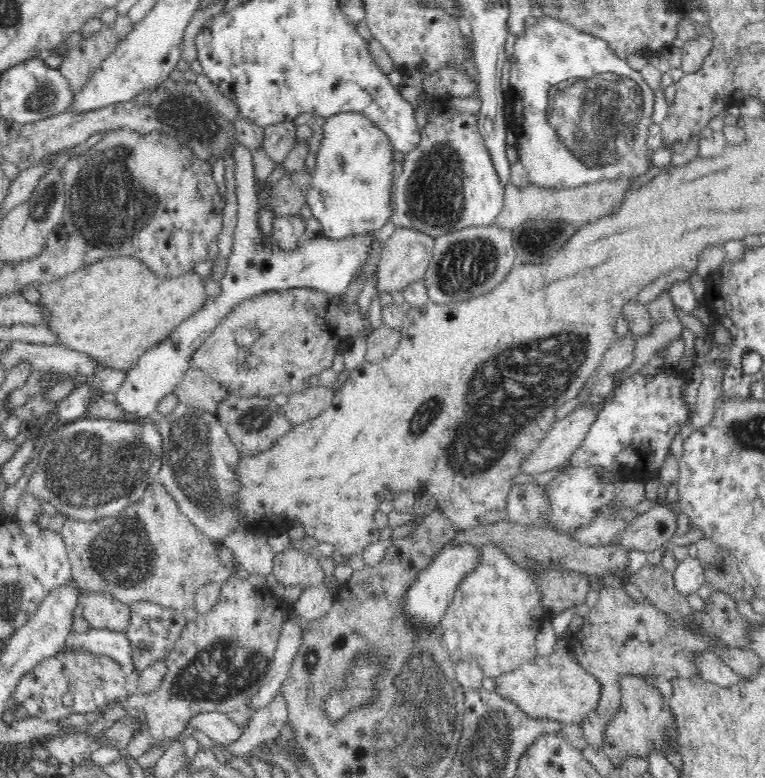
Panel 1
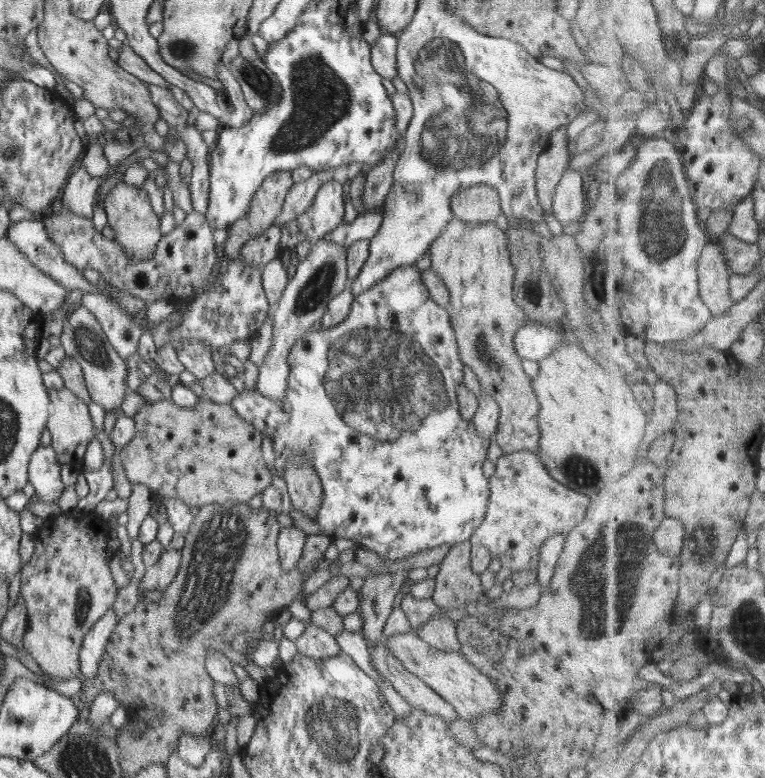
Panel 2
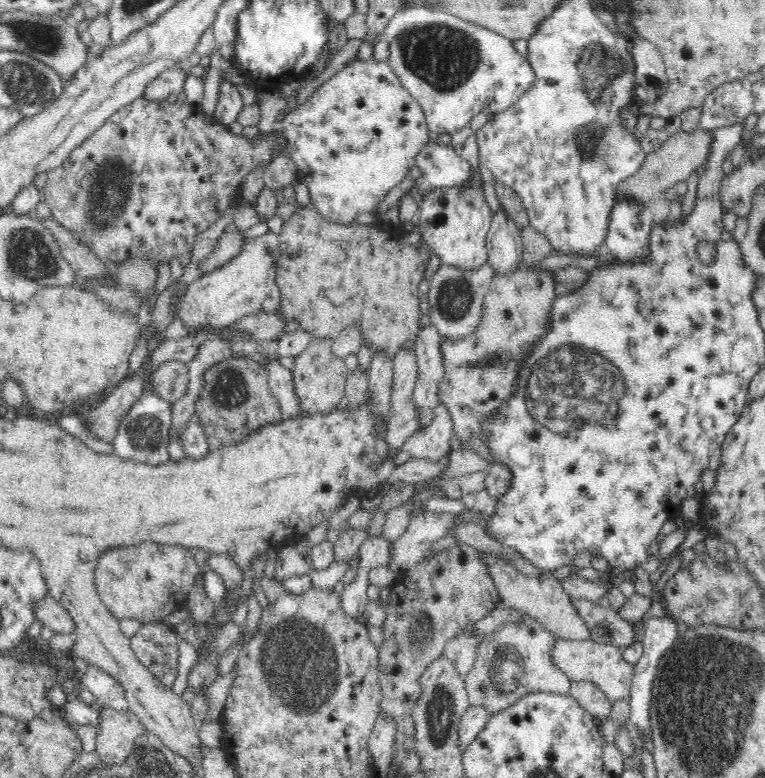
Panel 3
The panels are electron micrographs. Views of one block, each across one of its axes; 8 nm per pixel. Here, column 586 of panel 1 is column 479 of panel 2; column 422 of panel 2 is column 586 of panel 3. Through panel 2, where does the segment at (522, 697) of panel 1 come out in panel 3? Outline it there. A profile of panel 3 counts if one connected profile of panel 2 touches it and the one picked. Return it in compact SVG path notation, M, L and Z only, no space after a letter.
M588 638L588 640L558 639L553 644L551 661L566 674L571 682L588 680L590 683L594 683L604 691L611 703L621 698L629 698L635 667L624 660L622 649L618 646L596 642L592 638Z

